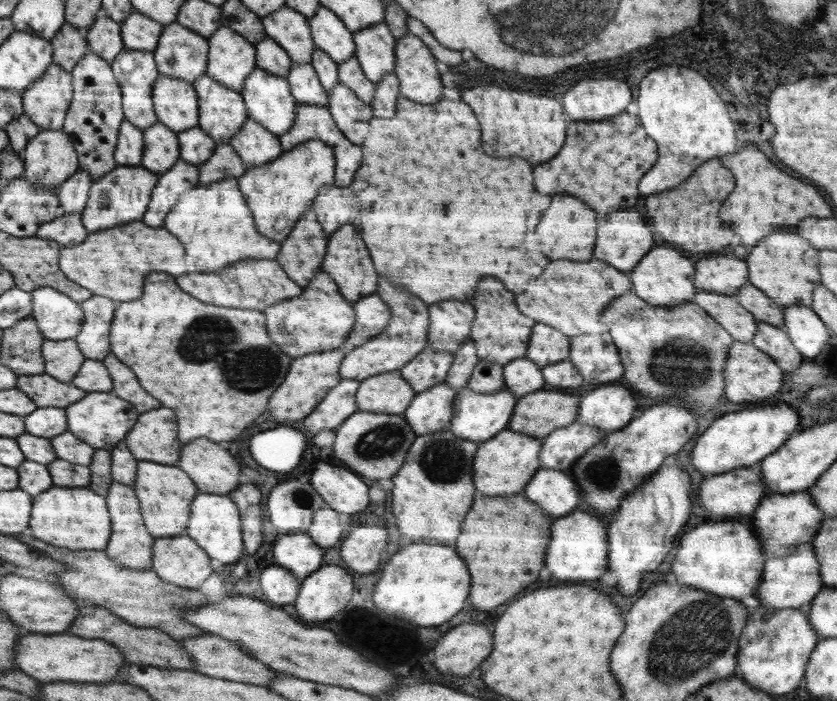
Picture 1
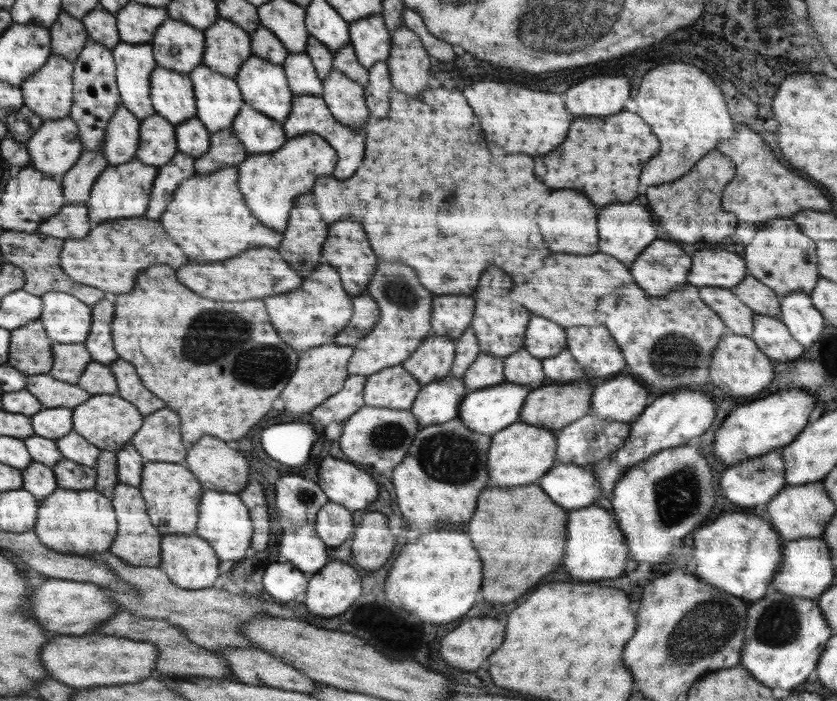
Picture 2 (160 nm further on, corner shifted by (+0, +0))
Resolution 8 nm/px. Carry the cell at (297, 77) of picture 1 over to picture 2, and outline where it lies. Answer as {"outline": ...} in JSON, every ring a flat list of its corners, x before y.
{"outline":[[305,52,290,54,284,66,293,95,322,97,323,80]]}

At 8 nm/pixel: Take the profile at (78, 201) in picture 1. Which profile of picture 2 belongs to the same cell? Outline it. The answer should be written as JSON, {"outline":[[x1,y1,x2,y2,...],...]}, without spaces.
{"outline":[[87,150,62,177,67,204,87,201,96,179,109,166,104,150]]}

